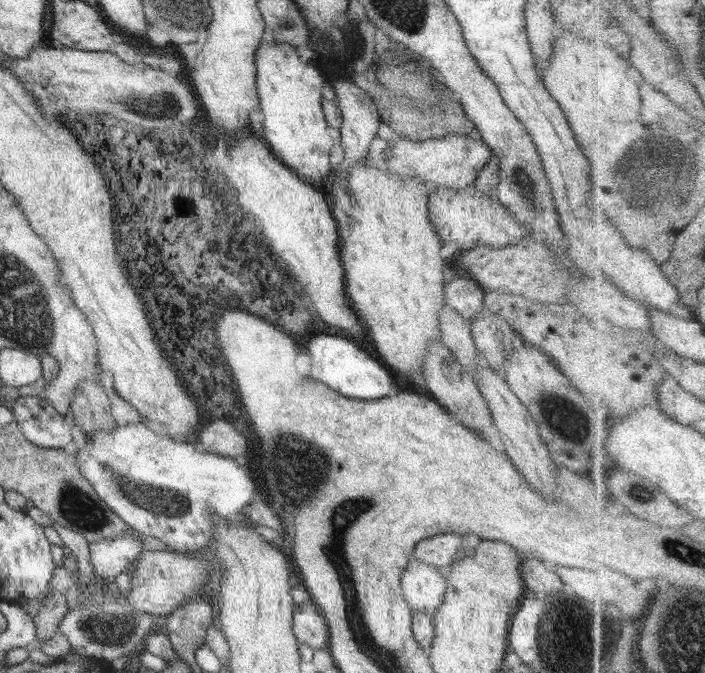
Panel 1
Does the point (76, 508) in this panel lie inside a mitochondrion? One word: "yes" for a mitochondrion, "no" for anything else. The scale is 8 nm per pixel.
yes

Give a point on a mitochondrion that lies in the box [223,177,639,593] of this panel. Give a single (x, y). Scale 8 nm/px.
(302, 470)

